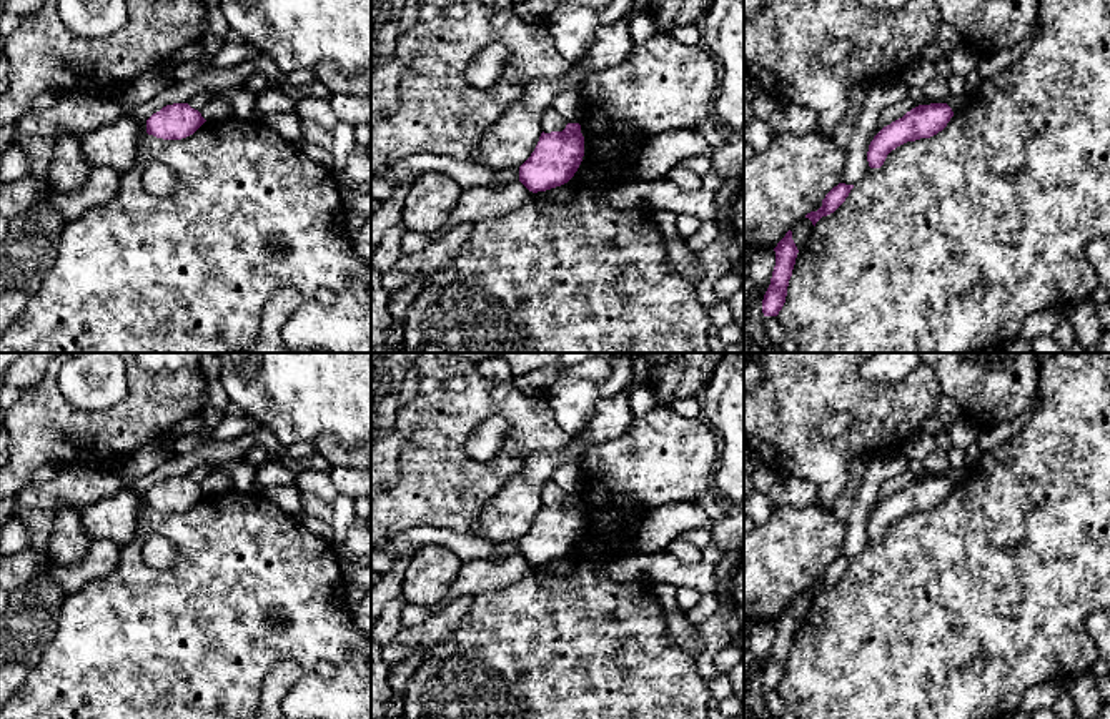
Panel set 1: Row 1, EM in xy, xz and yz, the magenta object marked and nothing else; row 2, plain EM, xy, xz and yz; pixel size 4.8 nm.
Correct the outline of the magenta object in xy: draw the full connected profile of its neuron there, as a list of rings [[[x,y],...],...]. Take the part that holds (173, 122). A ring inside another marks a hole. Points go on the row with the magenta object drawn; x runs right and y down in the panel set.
[[[173,103],[146,120],[146,133],[163,140],[181,140],[193,135],[205,121],[188,103]]]

